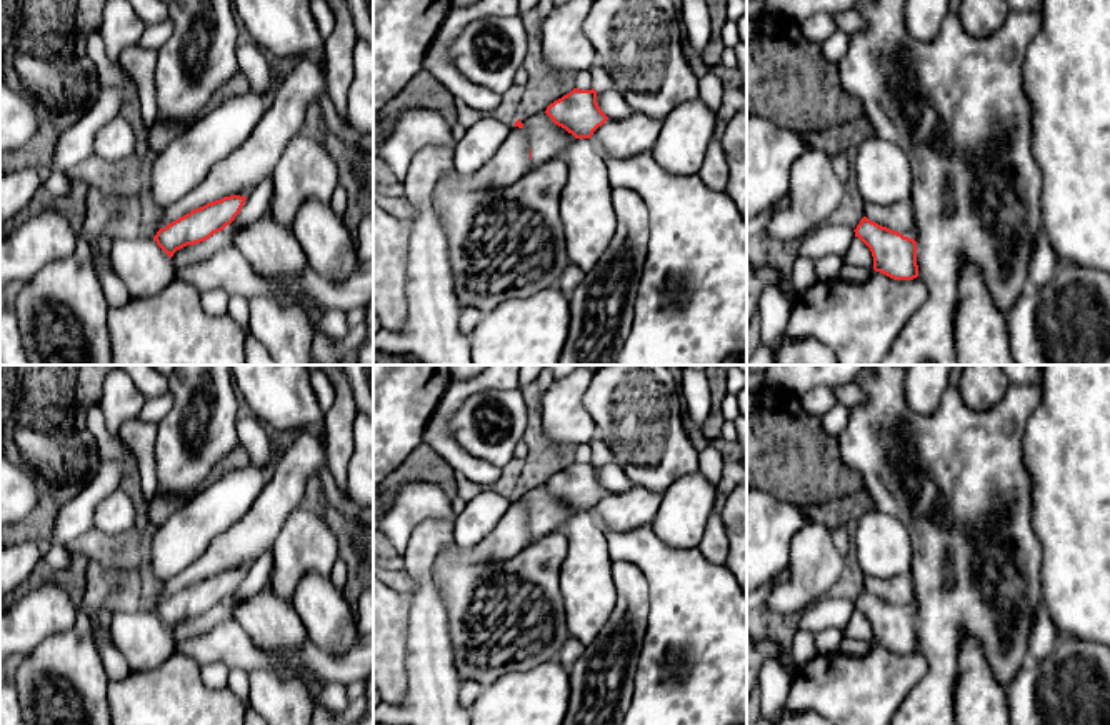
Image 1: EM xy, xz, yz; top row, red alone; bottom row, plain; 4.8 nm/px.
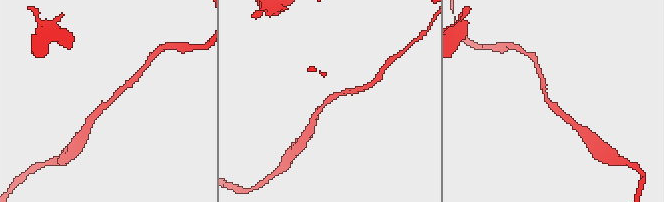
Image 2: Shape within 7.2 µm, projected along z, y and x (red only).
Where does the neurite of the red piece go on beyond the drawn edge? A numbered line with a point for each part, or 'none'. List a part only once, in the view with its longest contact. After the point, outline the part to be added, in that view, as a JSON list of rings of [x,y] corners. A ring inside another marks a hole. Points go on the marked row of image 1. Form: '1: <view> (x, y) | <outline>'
1: xy (300, 82) | [[[312,58],[285,65],[275,85],[272,107],[250,137],[217,162],[207,177],[182,200],[165,208],[160,228],[223,197],[248,197],[272,172],[288,142],[300,133],[307,108],[327,87],[327,67]]]

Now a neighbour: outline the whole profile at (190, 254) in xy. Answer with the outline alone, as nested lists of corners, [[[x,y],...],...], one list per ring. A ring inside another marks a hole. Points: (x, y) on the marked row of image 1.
[[[217,232],[205,242],[187,245],[177,250],[172,257],[172,263],[175,270],[188,267],[192,263],[197,263],[212,257],[215,252],[228,247],[230,243],[232,243],[232,238],[225,232]]]

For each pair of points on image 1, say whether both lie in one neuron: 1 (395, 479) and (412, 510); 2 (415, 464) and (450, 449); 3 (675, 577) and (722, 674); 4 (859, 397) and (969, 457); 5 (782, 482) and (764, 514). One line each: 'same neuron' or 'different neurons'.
1: different neurons
2: different neurons
3: same neuron
4: different neurons
5: different neurons

